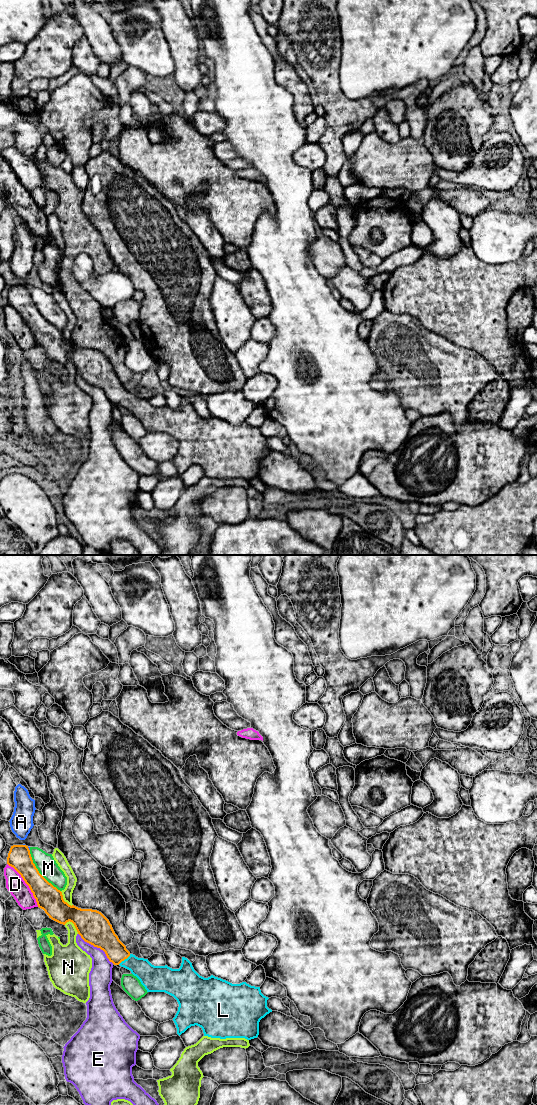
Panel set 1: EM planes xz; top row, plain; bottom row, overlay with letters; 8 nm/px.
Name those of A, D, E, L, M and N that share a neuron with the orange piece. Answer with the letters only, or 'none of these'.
L

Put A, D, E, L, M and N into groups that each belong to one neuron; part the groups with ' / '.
A / D / E / L / M / N

